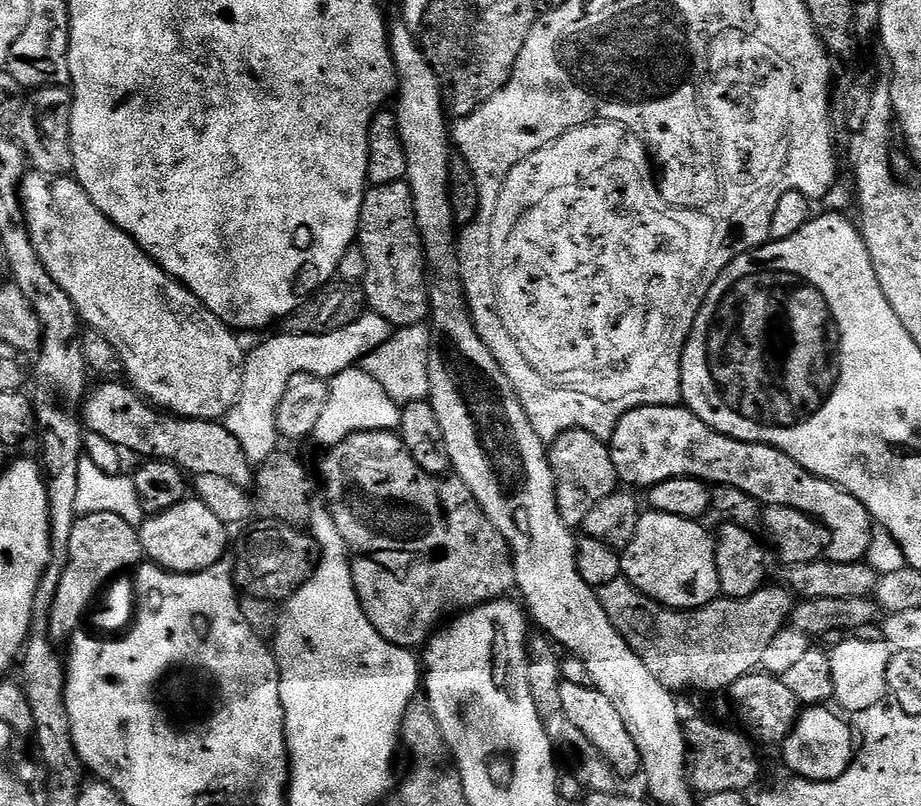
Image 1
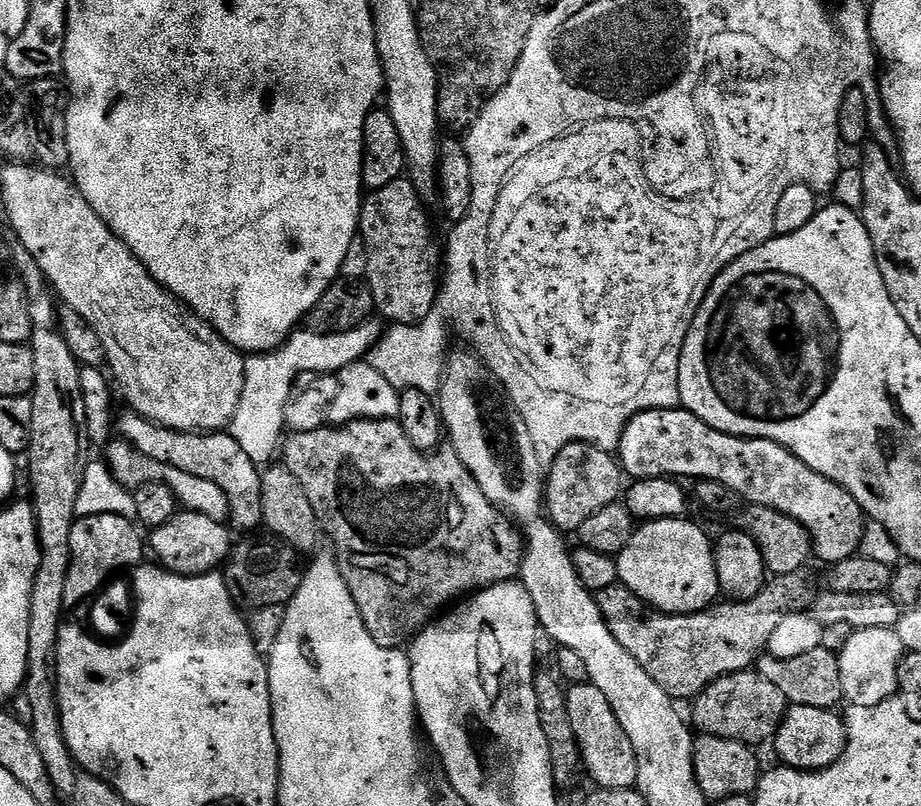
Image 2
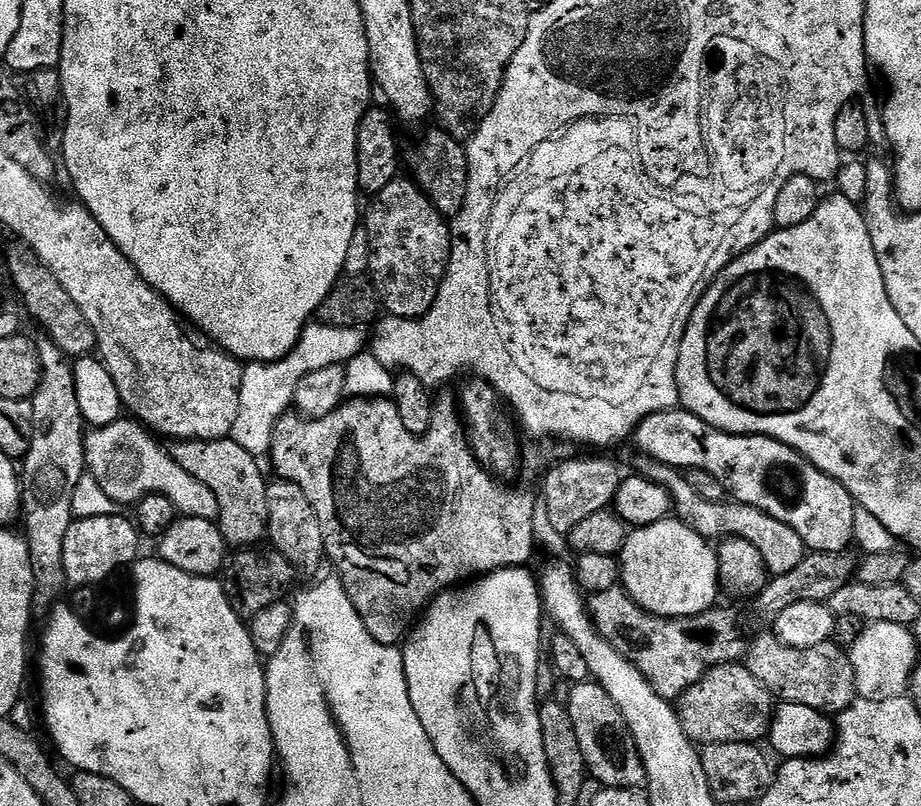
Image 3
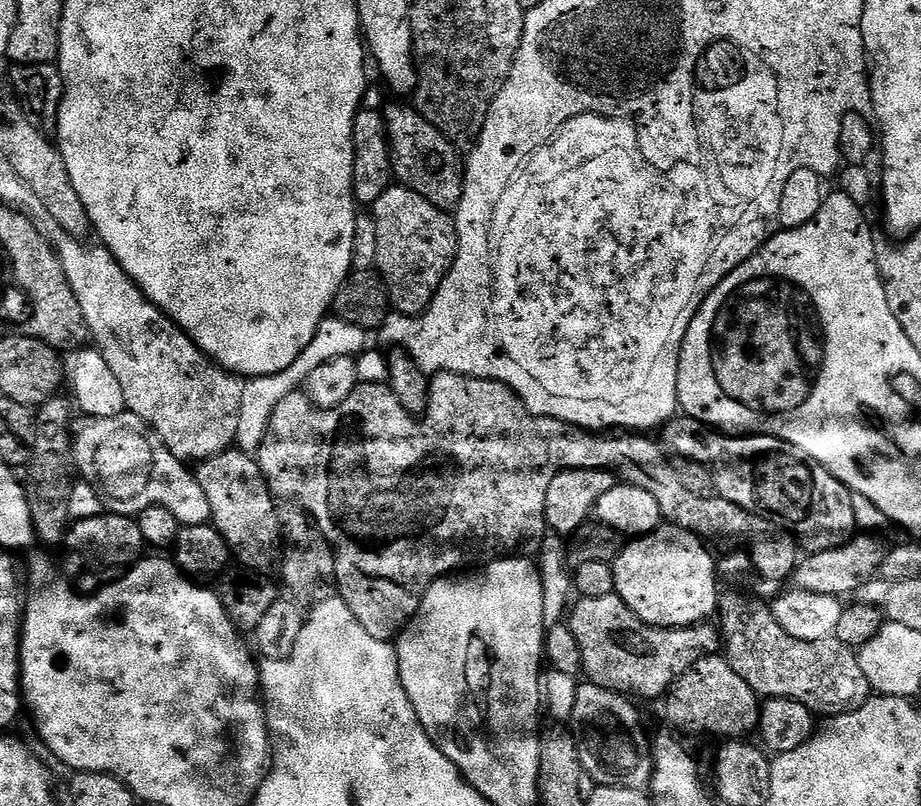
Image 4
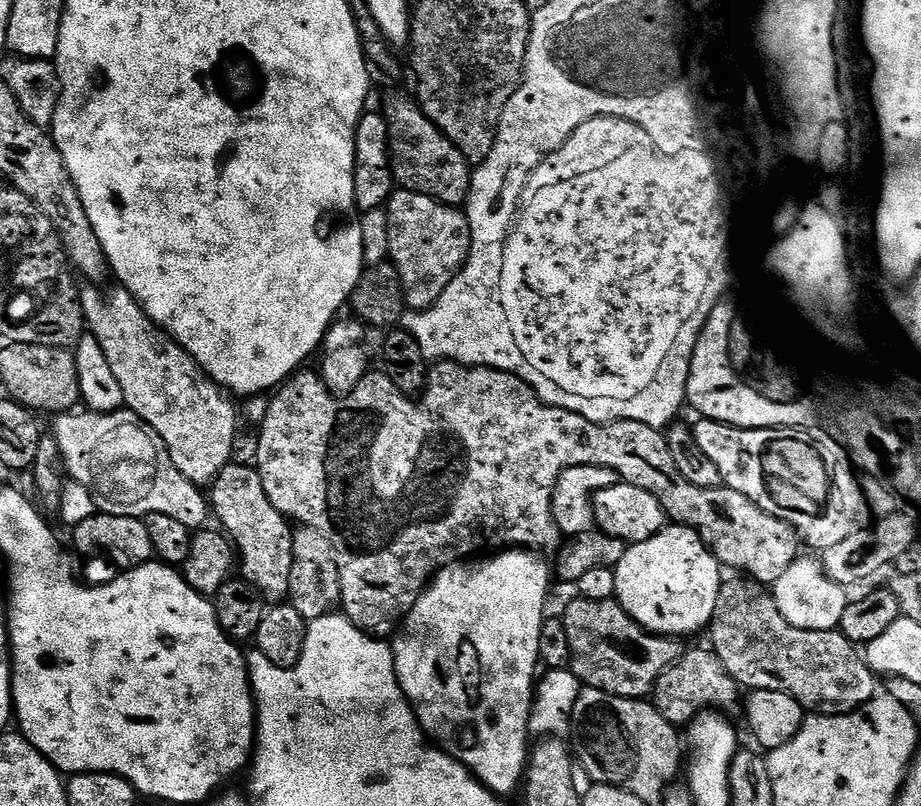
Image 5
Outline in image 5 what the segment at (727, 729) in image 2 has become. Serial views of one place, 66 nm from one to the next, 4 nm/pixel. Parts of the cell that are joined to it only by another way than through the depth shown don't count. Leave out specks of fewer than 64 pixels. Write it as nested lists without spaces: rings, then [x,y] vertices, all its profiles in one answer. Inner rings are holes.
[[[707,647],[704,648],[696,648],[690,653],[687,651],[679,662],[667,668],[658,678],[654,689],[654,703],[662,718],[666,718],[666,722],[688,726],[697,716],[703,716],[709,710],[728,714],[739,700],[741,703],[742,692],[736,680],[726,674],[716,653]]]

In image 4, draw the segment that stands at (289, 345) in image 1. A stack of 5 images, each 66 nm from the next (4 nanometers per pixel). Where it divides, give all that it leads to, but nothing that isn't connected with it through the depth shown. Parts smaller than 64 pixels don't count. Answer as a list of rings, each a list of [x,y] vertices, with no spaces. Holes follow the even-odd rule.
[[[326,318],[318,326],[310,346],[306,346],[306,350],[302,350],[302,354],[298,354],[298,358],[294,358],[294,362],[290,362],[290,366],[286,366],[286,370],[269,376],[253,376],[245,379],[242,390],[242,411],[238,414],[238,434],[235,447],[241,452],[259,453],[262,442],[268,437],[270,418],[274,414],[278,402],[282,402],[282,398],[286,398],[286,394],[303,389],[308,376],[314,373],[318,366],[330,363],[336,358],[359,356],[369,347],[368,336],[369,333],[365,329],[354,326],[350,322]]]

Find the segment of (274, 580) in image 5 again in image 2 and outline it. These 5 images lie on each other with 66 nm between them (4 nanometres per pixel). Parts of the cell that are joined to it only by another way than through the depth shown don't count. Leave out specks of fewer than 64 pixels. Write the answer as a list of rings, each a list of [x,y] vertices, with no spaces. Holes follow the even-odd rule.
[[[124,410],[118,416],[118,432],[142,454],[163,464],[170,464],[186,474],[194,474],[198,478],[214,482],[214,486],[218,486],[226,494],[228,514],[233,525],[236,523],[240,528],[261,527],[261,469],[254,462],[250,462],[246,450],[242,450],[242,446],[238,446],[238,442],[234,442],[234,438],[227,431],[179,432],[173,428],[164,428],[160,424],[151,424],[145,416],[139,416],[137,412]]]

